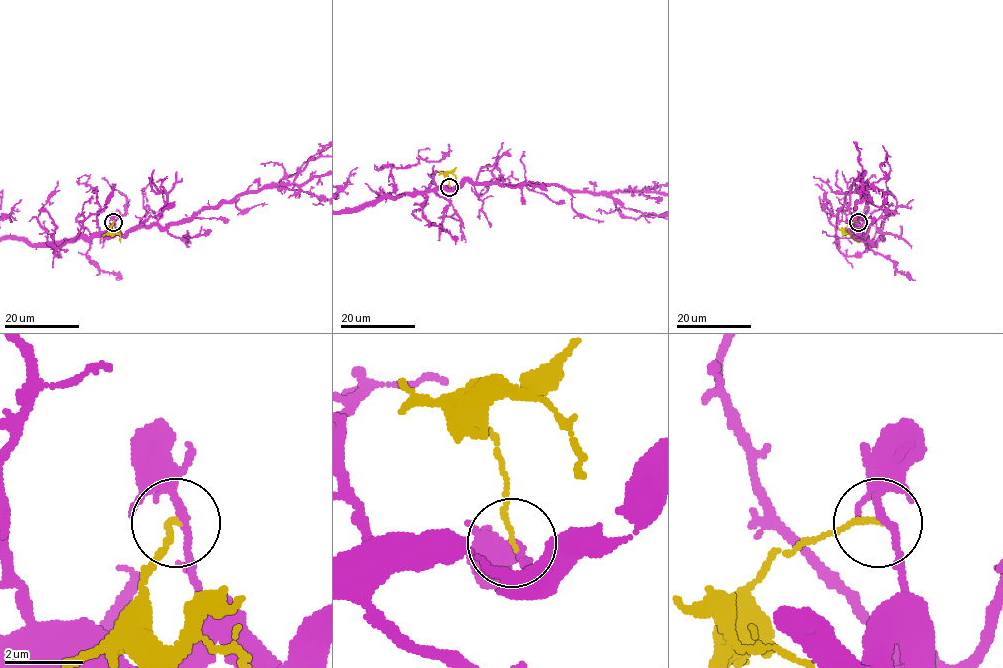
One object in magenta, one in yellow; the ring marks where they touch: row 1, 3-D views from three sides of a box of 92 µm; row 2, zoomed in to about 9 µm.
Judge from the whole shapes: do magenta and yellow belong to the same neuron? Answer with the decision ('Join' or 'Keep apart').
Keep apart

